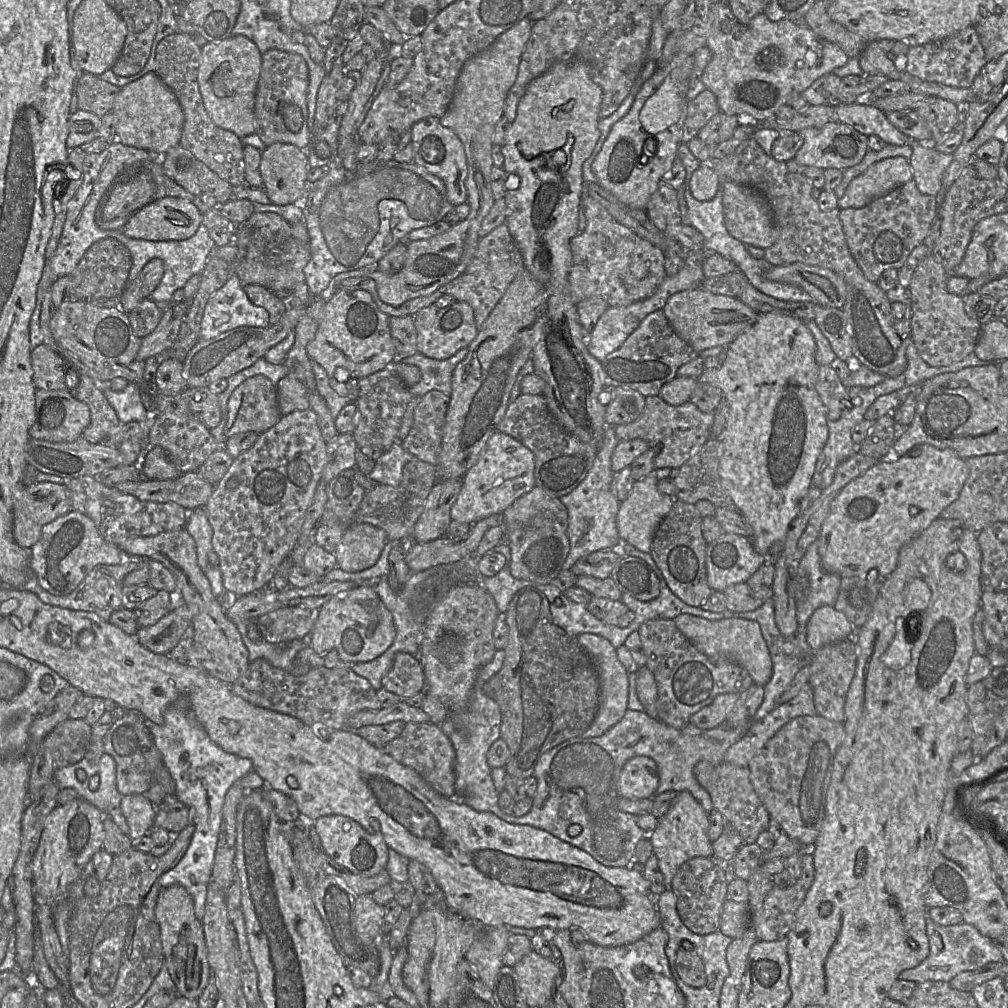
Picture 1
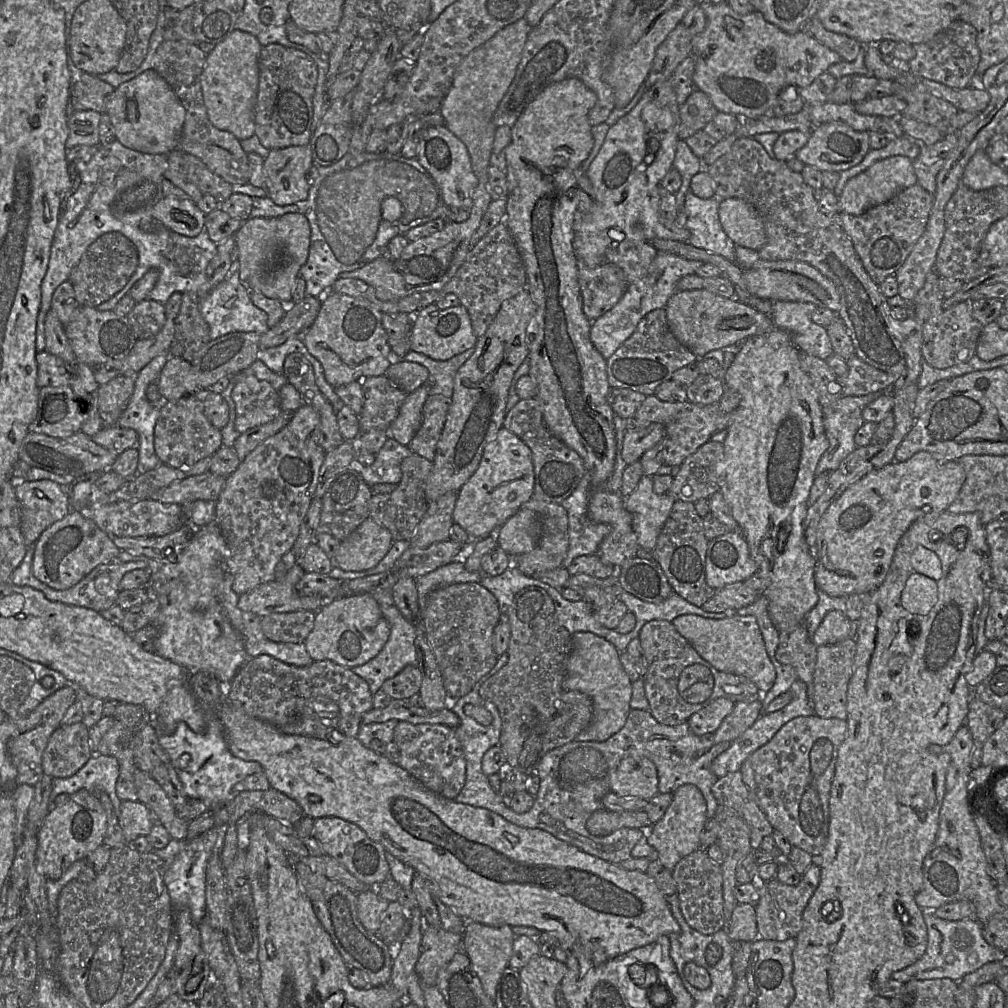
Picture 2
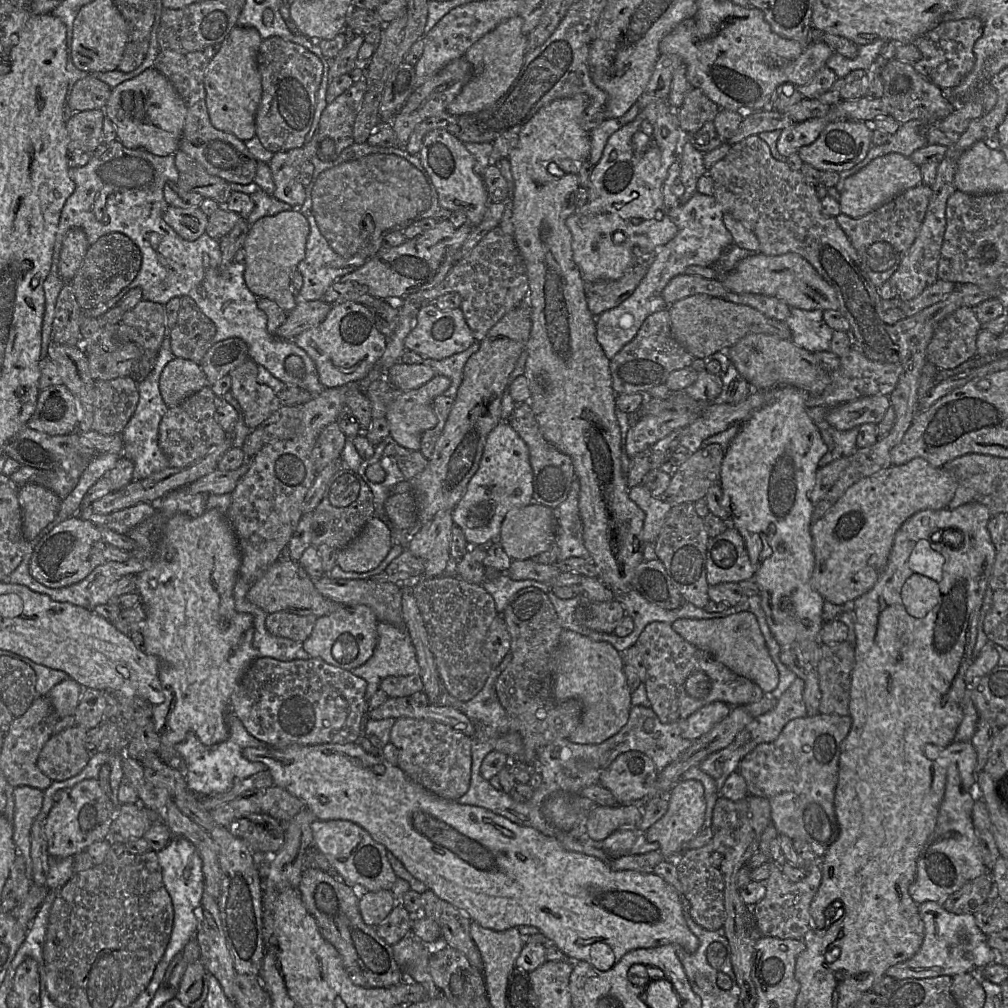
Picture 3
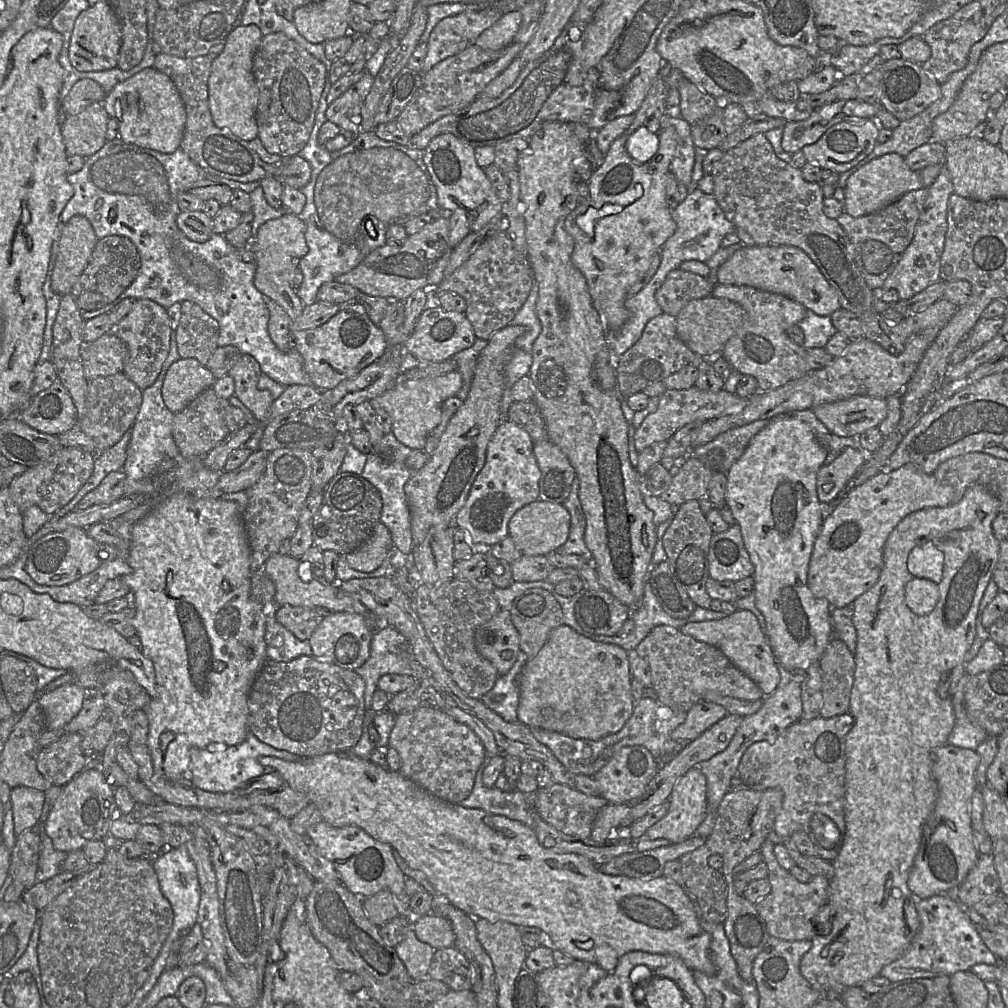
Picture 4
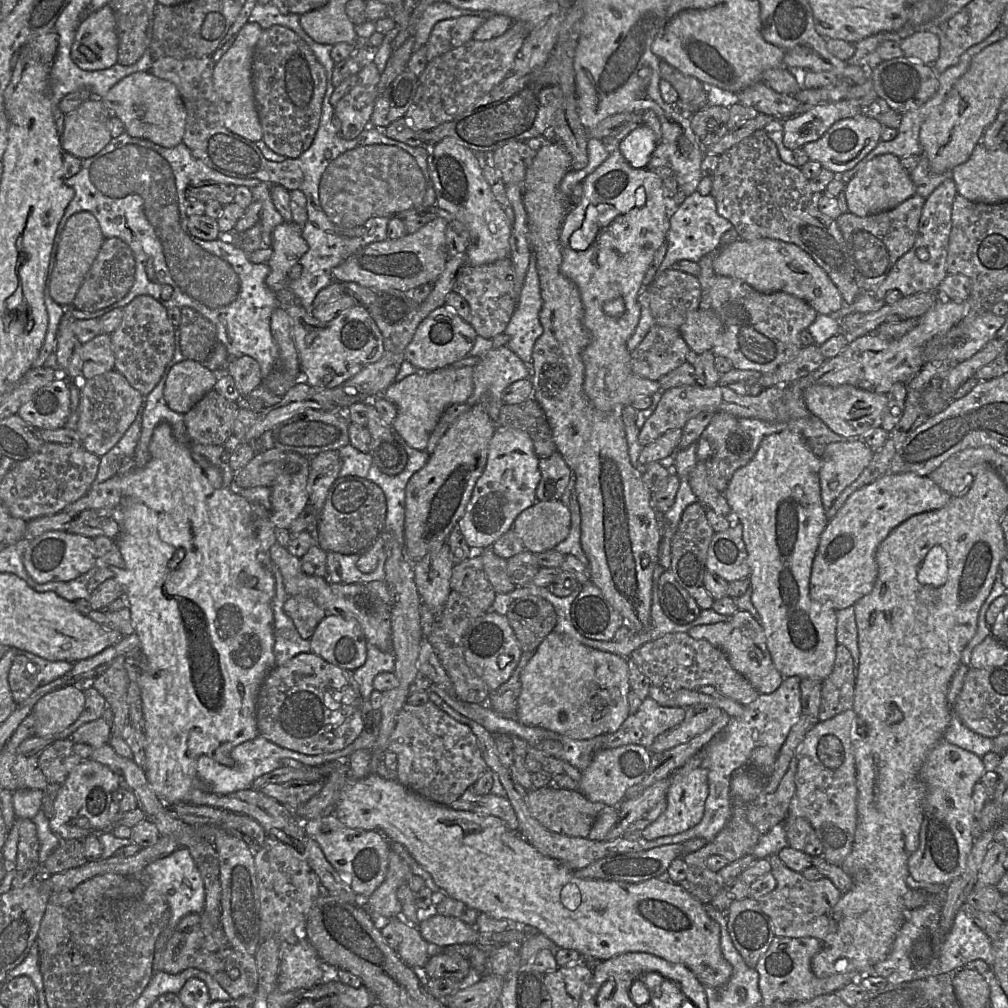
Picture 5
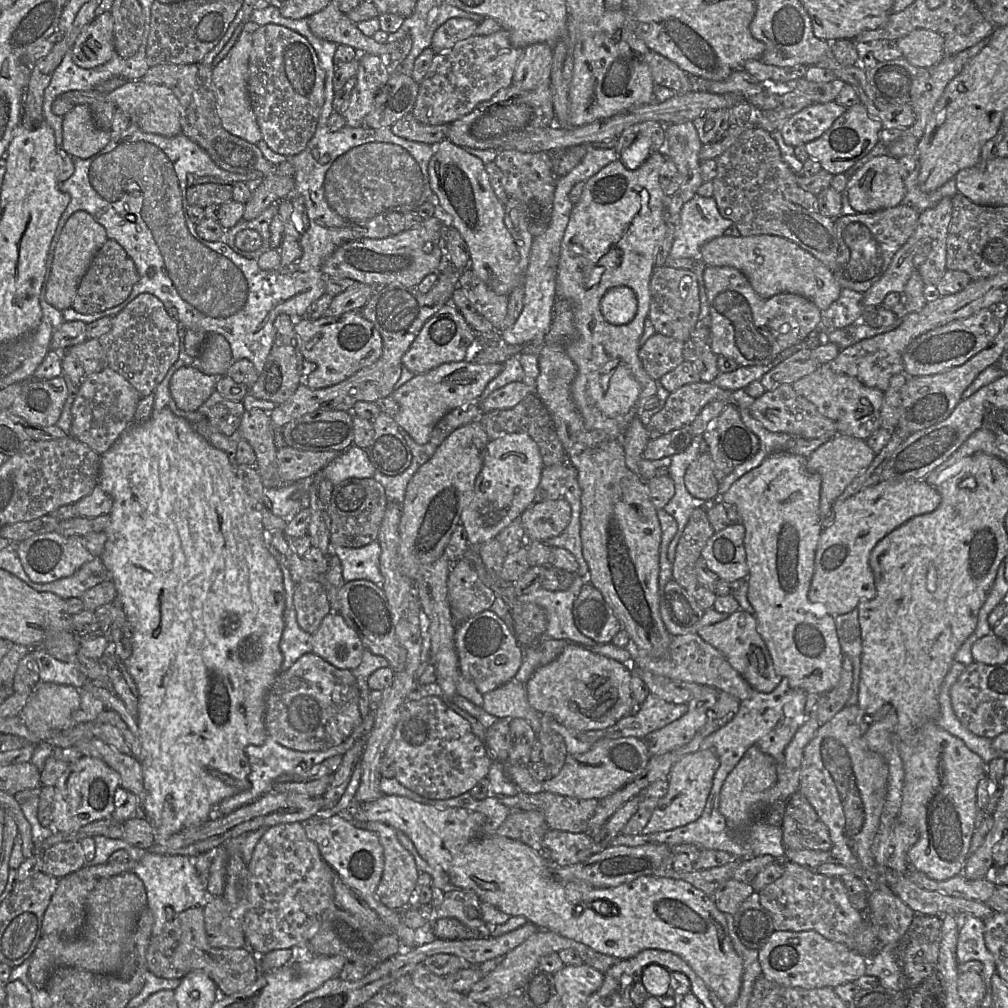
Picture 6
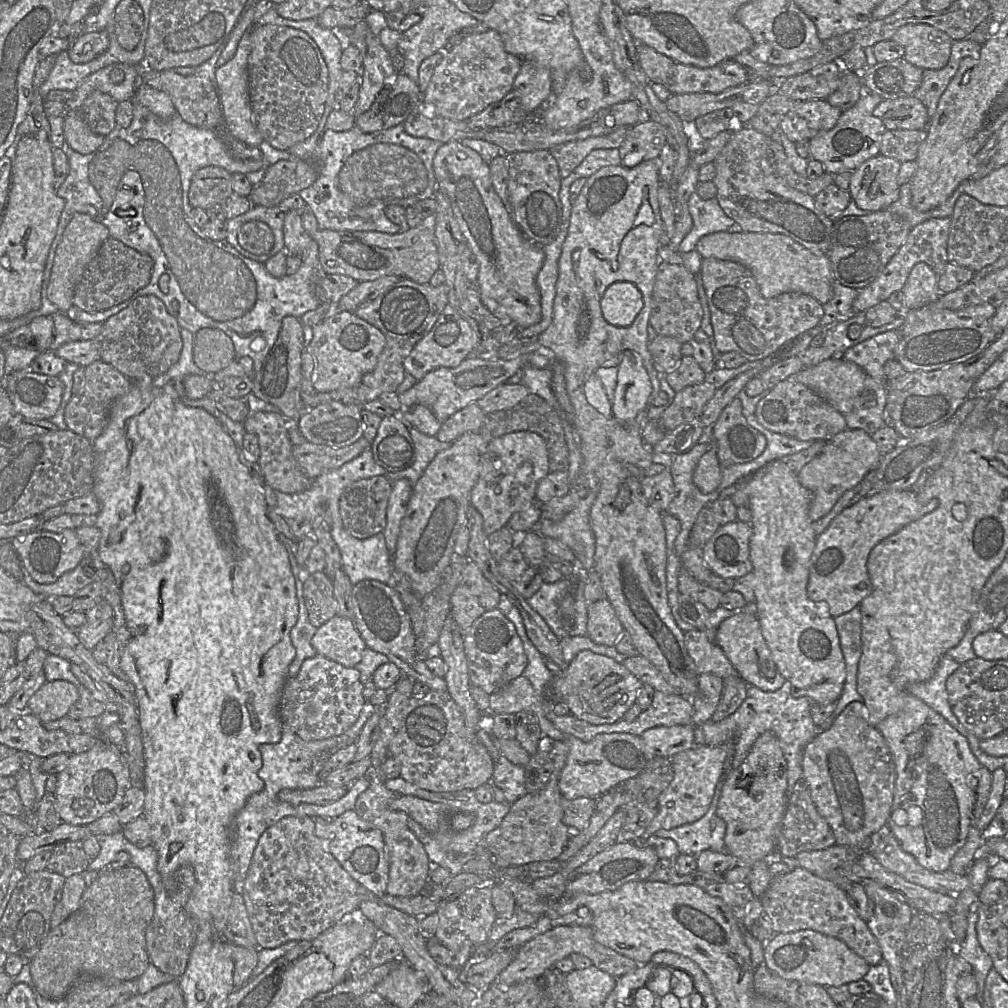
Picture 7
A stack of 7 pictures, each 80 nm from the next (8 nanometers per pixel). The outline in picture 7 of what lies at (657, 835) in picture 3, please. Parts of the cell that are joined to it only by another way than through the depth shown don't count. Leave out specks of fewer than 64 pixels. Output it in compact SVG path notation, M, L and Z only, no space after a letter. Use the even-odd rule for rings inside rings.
M696 744L690 749L671 757L673 778L668 787L660 794L658 812L641 836L648 839L658 830L670 830L700 819L707 811L717 782L724 773L727 757L724 745L708 746Z

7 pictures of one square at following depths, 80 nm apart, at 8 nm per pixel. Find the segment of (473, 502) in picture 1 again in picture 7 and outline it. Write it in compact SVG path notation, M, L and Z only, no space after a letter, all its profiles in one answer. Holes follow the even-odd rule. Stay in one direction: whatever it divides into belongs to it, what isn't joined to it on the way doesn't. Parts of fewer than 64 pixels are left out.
M512 432L486 445L479 476L470 493L470 505L480 512L487 536L506 526L515 512L535 503L537 486L549 472L546 444L536 433Z

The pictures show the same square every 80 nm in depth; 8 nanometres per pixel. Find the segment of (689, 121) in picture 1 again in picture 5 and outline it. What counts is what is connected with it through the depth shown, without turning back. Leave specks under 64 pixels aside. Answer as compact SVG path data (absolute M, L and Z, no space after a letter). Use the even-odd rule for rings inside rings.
M664 60L660 61L659 73L677 91L681 113L693 114L709 106L706 86L697 78L681 73Z

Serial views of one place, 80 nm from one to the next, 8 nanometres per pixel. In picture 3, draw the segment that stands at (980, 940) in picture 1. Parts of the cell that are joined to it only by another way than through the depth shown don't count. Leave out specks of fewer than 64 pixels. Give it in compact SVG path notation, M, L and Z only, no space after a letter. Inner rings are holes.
M926 901L917 905L925 929L922 945L910 959L889 967L885 972L886 976L890 976L896 981L908 978L932 978L942 975L953 977L962 973L977 973L978 970L988 964L999 961L997 952L989 946L987 936L979 929L973 914L954 914L945 910L942 904L933 901Z

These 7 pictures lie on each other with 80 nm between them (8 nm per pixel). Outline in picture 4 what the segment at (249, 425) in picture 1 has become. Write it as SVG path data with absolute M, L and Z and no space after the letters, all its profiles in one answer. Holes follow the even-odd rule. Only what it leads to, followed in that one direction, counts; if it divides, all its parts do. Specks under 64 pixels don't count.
M249 354L242 355L228 374L234 380L235 396L251 411L257 423L266 423L269 418L271 406L275 400L268 390L260 390L257 386L259 377L262 374L261 367L257 360Z

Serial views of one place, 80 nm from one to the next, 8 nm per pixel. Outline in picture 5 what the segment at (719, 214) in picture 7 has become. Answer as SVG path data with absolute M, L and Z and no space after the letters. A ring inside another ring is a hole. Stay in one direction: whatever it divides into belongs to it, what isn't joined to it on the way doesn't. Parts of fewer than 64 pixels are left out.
M697 190L684 200L671 215L670 228L666 236L667 253L658 271L663 272L681 260L698 262L703 256L718 252L722 235L733 228L733 224L720 216L712 195L703 196Z

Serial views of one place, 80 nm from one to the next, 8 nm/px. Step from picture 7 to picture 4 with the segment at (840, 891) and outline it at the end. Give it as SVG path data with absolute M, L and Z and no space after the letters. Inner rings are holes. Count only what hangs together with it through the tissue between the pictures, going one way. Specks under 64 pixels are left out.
M769 838L764 841L760 852L768 867L767 880L770 882L771 892L755 906L766 923L768 933L771 937L785 941L811 941L816 936L813 919L827 901L829 880L816 875L808 883L799 882L780 866L774 854L774 843Z

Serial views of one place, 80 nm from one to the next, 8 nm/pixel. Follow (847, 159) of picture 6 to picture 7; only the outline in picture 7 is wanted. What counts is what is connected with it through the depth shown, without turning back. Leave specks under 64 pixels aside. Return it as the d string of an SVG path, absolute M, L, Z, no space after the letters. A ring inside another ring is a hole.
M864 92L854 106L842 112L833 128L810 139L810 157L820 161L826 172L836 175L845 171L854 171L867 159L880 154L880 142L886 127L881 119L873 115L873 111L881 101L882 98L878 94Z

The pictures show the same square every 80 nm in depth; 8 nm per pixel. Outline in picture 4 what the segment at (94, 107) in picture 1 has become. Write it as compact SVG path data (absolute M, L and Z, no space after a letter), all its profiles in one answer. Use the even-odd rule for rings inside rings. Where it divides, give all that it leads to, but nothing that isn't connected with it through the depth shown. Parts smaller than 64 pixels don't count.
M92 79L78 80L63 100L63 109L68 115L82 112L89 105L104 101L107 93Z

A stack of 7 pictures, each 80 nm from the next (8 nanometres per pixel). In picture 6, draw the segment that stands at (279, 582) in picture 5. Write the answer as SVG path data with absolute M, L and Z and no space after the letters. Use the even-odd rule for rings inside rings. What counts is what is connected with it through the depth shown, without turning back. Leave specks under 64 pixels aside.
M271 544L269 546L269 551L277 560L283 573L283 585L285 589L285 609L283 614L284 629L279 648L283 654L281 671L286 671L302 655L312 652L312 635L303 631L297 623L296 610L293 604L293 595L297 585L291 579L286 557L280 554Z

